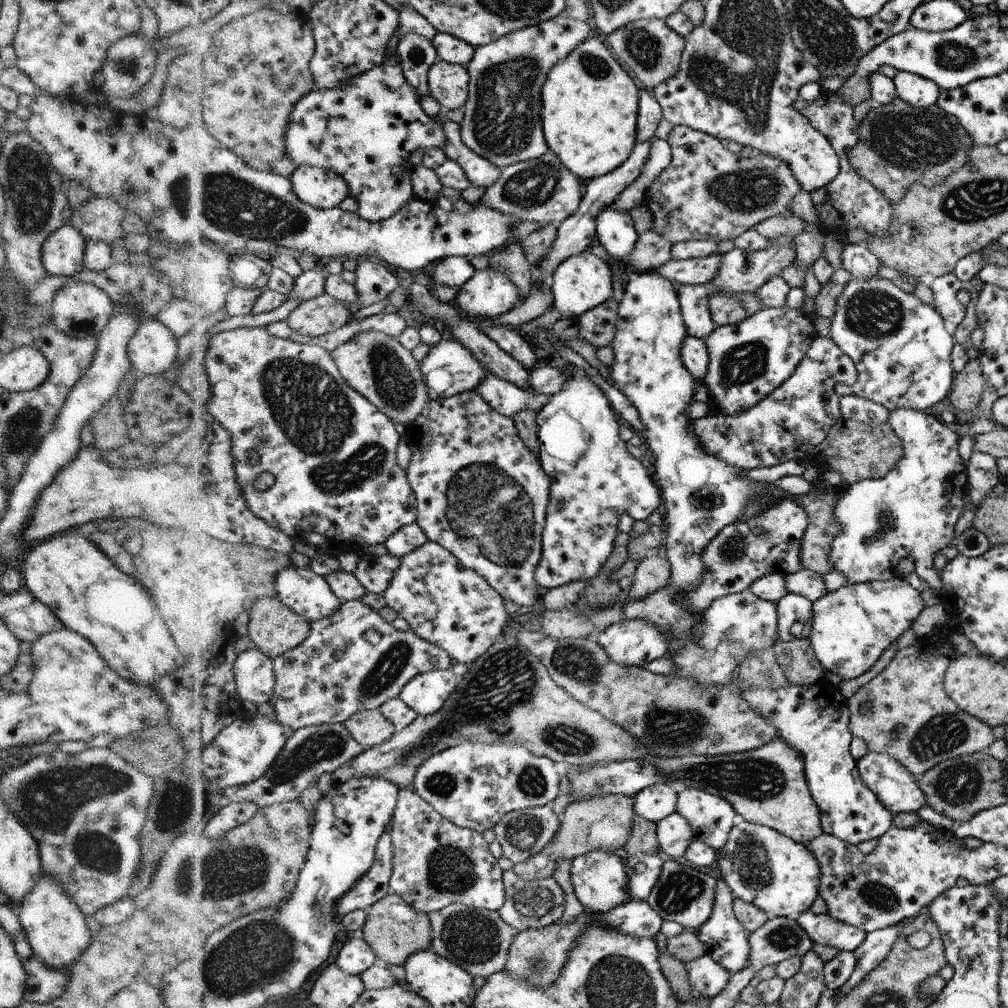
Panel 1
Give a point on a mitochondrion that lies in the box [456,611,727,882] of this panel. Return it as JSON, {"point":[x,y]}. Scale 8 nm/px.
{"point":[674,729]}

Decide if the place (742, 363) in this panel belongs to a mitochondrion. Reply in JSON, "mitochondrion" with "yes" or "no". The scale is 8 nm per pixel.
{"mitochondrion":"yes"}

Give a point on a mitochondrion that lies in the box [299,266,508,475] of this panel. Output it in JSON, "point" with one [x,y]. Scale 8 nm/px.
{"point":[392,381]}

